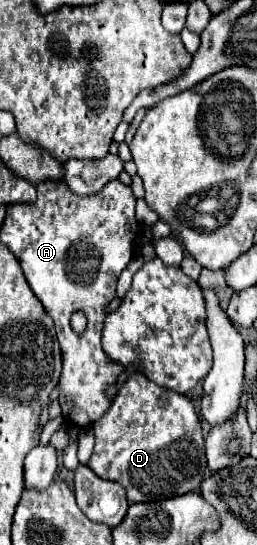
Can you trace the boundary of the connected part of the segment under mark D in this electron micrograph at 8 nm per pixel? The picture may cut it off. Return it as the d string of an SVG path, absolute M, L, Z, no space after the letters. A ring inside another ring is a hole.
M130 374L128 380L120 386L108 412L92 424L92 430L96 436L96 444L88 466L100 478L120 482L126 490L128 502L154 502L200 488L200 482L206 474L204 436L196 410L184 394L166 390L148 380L144 374Z

